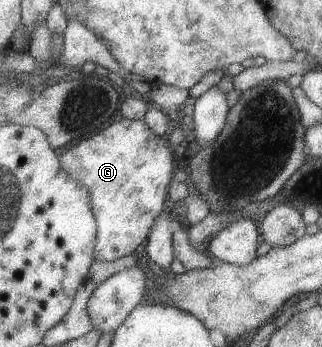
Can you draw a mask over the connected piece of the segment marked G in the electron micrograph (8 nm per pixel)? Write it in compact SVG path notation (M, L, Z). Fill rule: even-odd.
M119 117L96 135L81 140L78 145L68 146L62 154L61 167L69 177L86 187L92 197L98 229L94 249L96 261L131 260L138 246L146 242L153 230L154 221L169 207L168 188L176 170L174 160L176 158L168 136L156 134L144 119L139 121Z

